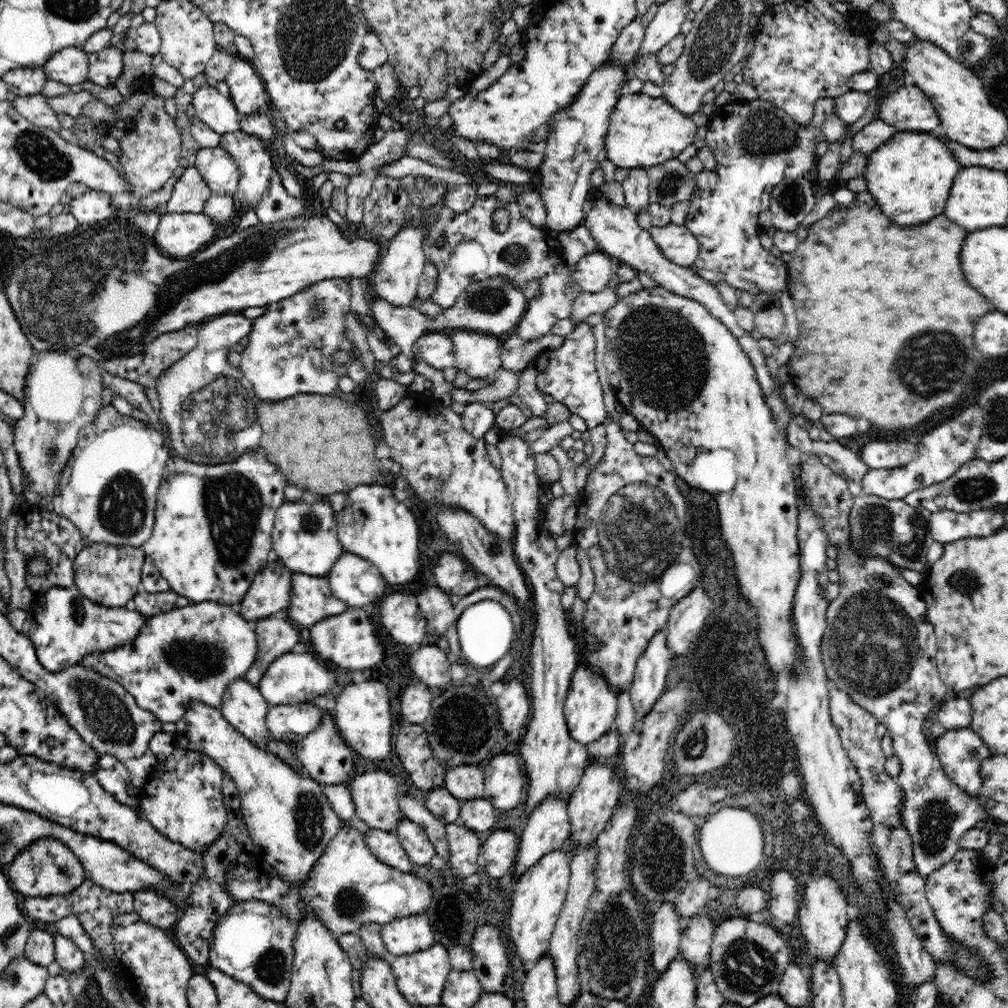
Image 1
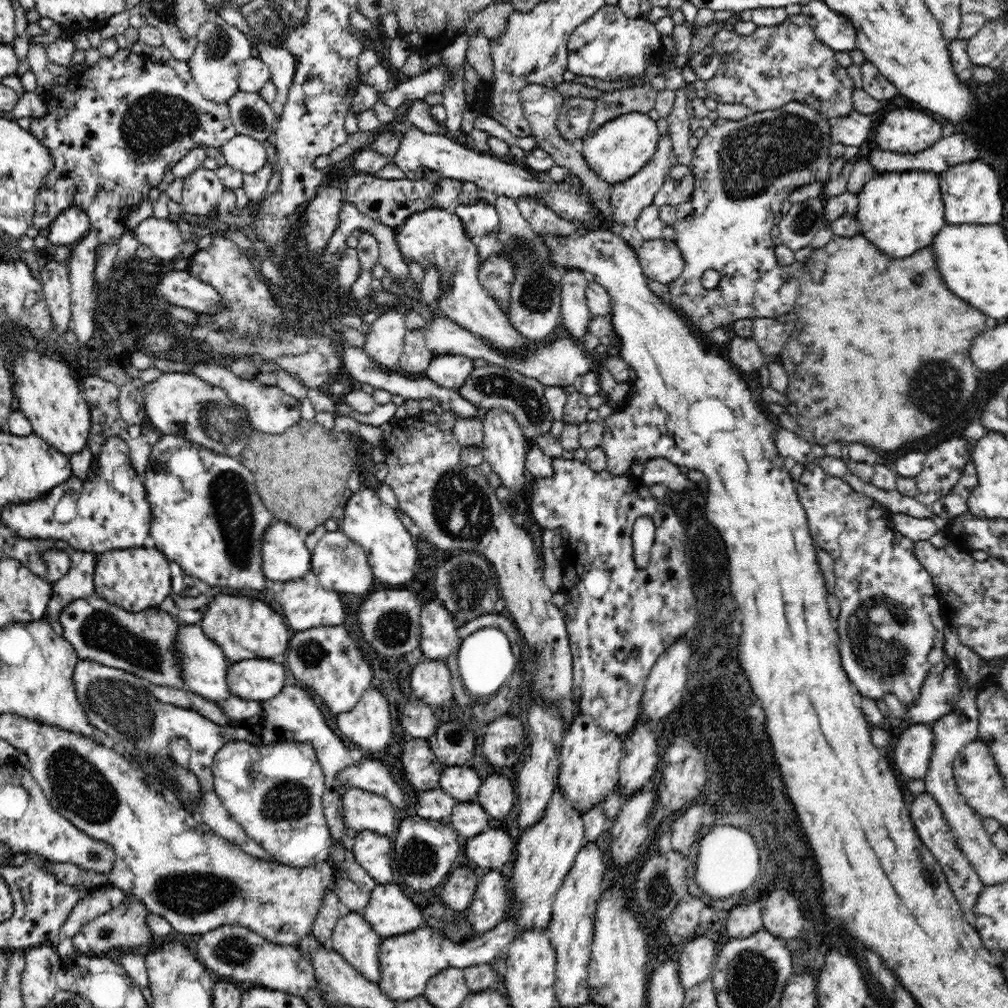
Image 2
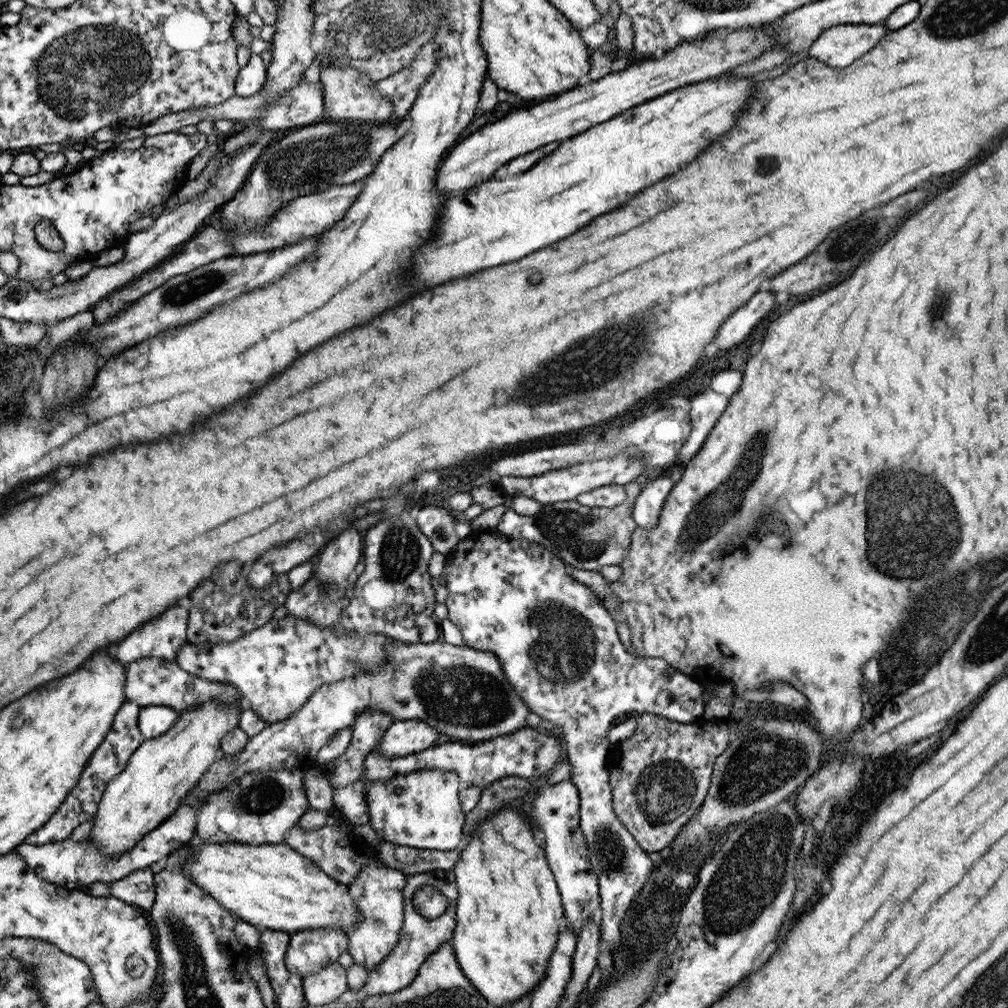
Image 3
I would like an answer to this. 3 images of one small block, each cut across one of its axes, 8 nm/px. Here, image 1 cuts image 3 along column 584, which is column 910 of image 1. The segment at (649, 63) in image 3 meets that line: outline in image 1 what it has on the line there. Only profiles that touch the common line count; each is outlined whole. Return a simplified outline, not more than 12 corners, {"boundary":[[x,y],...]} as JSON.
{"boundary":[[914,84],[888,92],[878,118],[898,132],[930,134],[942,120]]}

